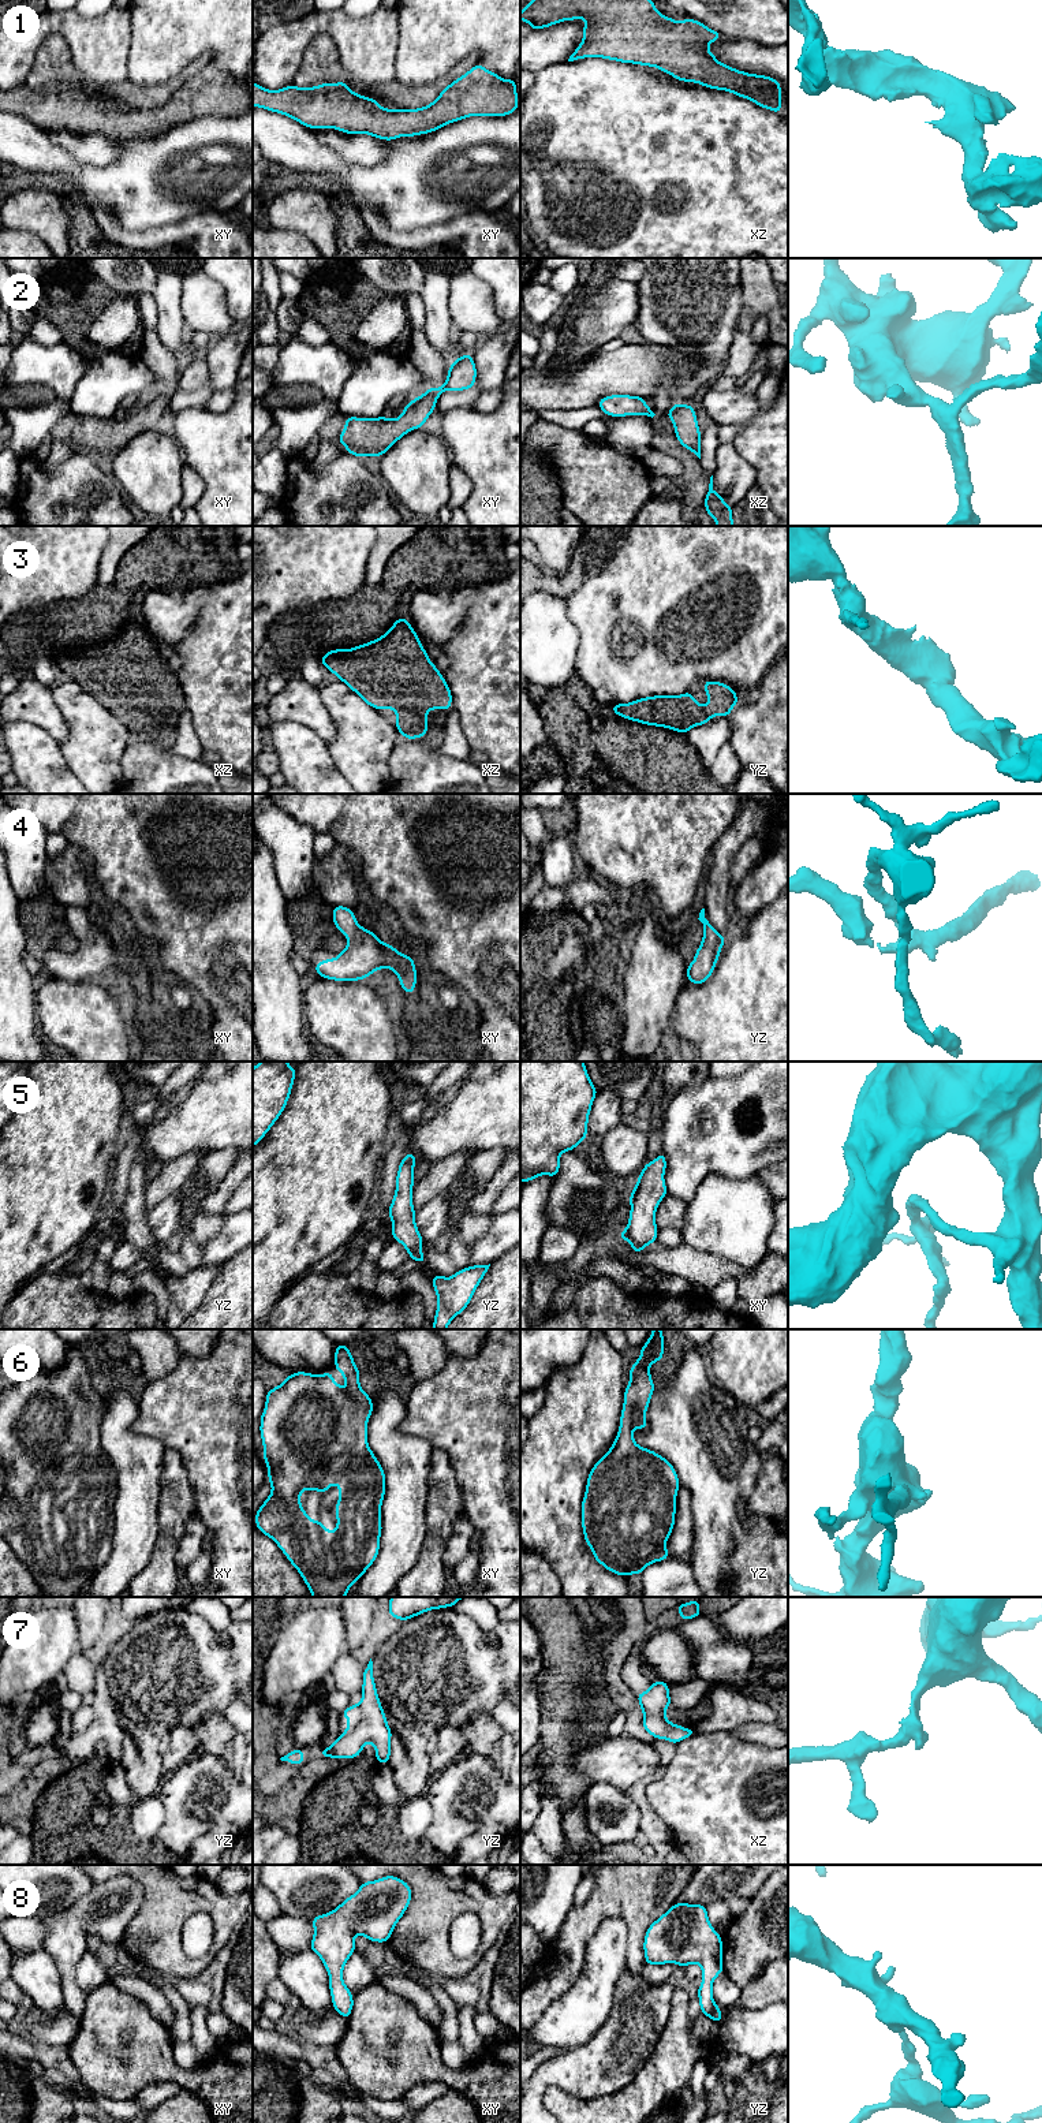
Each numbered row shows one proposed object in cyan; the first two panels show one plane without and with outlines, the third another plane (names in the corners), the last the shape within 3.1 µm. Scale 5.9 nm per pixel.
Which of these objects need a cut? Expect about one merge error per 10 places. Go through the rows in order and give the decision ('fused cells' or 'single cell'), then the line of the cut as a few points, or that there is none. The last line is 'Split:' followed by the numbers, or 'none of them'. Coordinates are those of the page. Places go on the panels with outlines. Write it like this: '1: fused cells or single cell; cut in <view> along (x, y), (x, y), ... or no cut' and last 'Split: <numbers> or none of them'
1: single cell; no cut
2: single cell; no cut
3: single cell; no cut
4: single cell; no cut
5: single cell; no cut
6: single cell; no cut
7: single cell; no cut
8: single cell; no cut
Split: none of them

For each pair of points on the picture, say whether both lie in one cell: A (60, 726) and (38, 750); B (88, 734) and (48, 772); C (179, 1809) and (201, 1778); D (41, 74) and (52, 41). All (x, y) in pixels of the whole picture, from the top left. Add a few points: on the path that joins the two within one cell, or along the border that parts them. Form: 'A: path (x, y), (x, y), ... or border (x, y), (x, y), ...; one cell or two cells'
A: border (22, 720), (44, 728), (59, 742); two cells
B: border (58, 743), (67, 765), (79, 779); two cells
C: path (187, 1801), (201, 1786); one cell
D: path (41, 66), (41, 55), (47, 49); one cell

